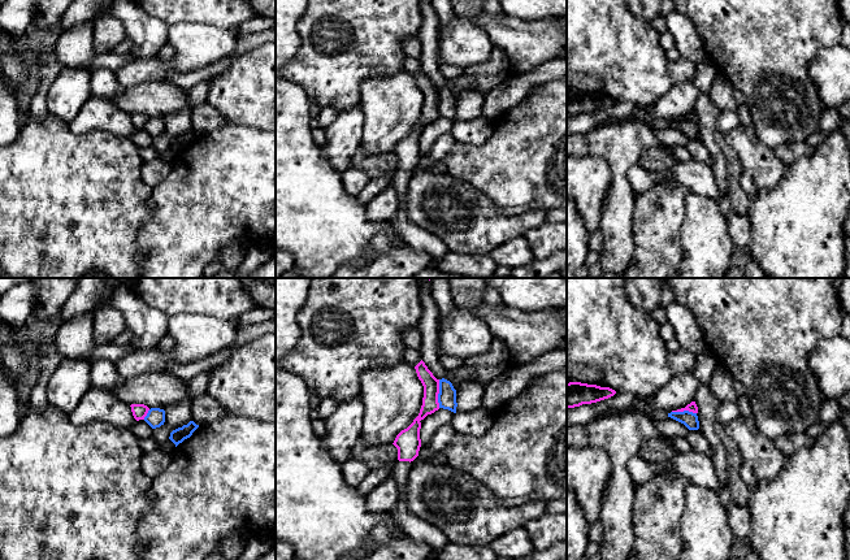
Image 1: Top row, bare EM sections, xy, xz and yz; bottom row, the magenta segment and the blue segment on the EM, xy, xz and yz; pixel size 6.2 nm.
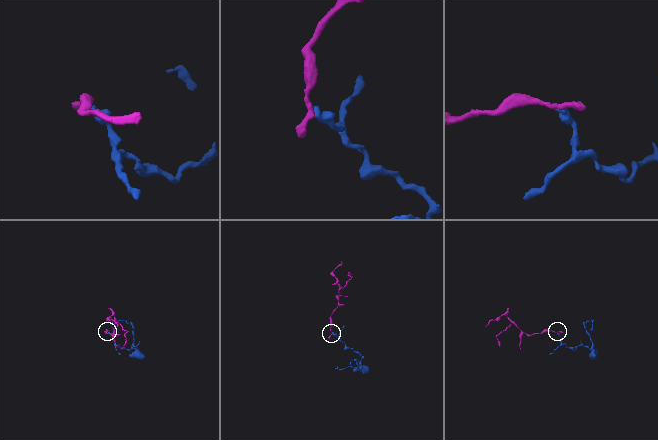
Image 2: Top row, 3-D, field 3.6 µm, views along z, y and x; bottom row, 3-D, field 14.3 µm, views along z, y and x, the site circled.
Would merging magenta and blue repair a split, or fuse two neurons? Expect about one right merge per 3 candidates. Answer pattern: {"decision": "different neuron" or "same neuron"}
{"decision": "different neuron"}

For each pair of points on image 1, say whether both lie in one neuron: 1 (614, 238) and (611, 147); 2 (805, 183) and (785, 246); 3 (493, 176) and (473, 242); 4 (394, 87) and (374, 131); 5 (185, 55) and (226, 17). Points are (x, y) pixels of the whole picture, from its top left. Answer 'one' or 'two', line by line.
1: one
2: one
3: two
4: one
5: two

